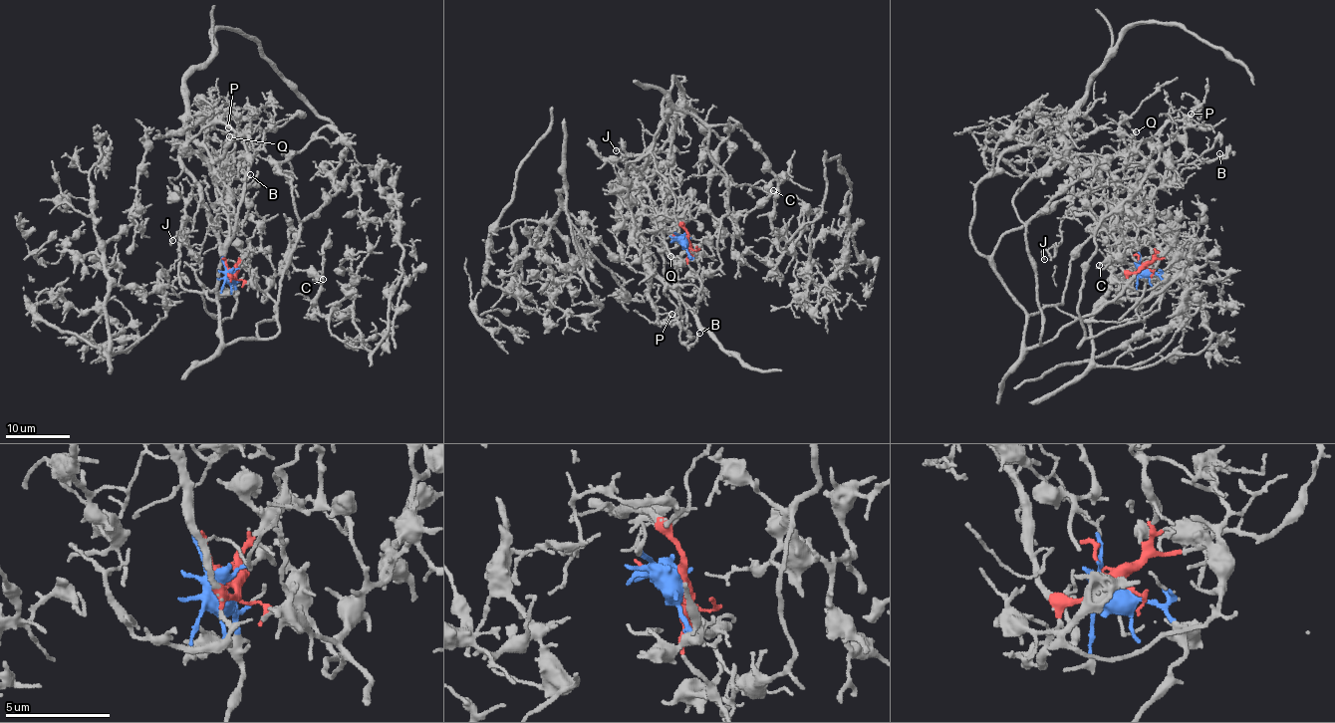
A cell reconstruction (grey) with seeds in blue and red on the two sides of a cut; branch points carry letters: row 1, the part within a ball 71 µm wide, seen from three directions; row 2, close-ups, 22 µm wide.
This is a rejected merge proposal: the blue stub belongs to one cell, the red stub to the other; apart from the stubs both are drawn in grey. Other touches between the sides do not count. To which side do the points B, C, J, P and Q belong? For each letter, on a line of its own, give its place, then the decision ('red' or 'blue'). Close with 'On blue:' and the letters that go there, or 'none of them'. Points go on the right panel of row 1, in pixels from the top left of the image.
B: place (1219, 153); red
C: place (1099, 265); blue
J: place (1044, 259); red
P: place (1191, 114); red
Q: place (1136, 131); red
On blue: C

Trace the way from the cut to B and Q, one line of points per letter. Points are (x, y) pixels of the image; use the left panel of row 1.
B: (230, 274), (214, 228), (216, 184), (232, 173), (241, 172), (247, 180), (250, 175)
Q: (230, 274), (201, 185), (180, 157), (181, 148), (195, 141), (214, 182), (229, 136)

